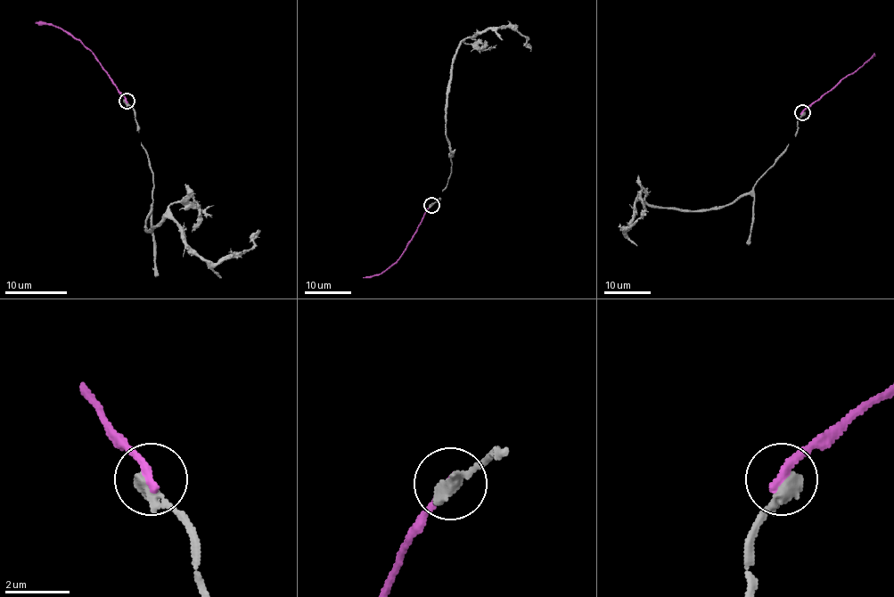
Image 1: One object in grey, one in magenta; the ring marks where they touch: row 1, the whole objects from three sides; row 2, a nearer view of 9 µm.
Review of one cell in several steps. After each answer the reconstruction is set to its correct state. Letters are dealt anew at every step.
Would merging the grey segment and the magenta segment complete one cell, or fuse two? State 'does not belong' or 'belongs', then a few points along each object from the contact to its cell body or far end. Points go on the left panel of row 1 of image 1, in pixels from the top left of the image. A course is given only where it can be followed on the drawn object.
does not belong; course grey (126, 101), (134, 110), (153, 184), (148, 232), (166, 217), (200, 257), (213, 262), (245, 251), (258, 232); course magenta (126, 101), (101, 63), (79, 40), (57, 26), (36, 21)

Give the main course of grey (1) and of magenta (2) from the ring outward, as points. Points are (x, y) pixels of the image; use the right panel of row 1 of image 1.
1: (802, 113), (796, 134), (784, 152), (749, 192), (729, 204), (696, 211), (639, 200), (625, 234), (648, 211)
2: (802, 113), (874, 53)

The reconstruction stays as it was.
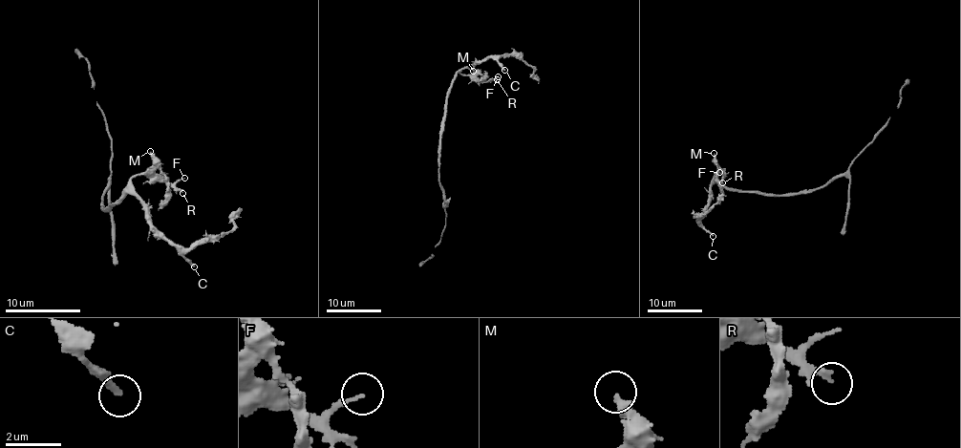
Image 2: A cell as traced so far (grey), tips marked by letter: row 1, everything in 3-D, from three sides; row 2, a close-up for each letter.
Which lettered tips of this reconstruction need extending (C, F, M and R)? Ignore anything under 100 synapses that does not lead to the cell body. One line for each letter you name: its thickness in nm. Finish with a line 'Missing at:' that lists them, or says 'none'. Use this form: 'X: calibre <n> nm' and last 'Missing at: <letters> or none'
C: calibre 240 nm
Missing at: C

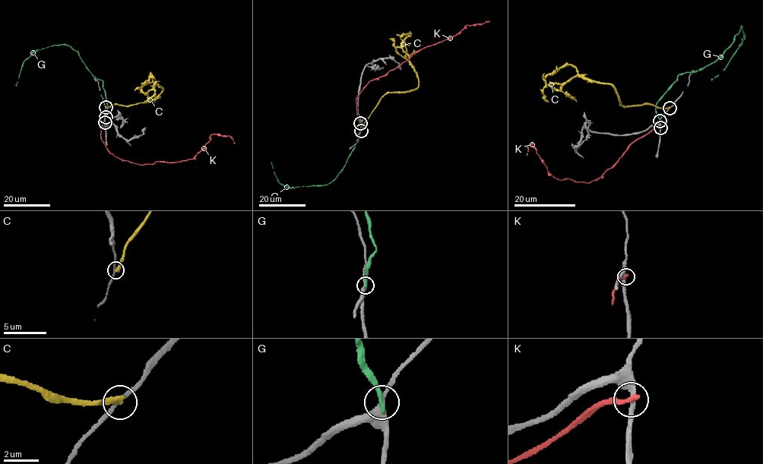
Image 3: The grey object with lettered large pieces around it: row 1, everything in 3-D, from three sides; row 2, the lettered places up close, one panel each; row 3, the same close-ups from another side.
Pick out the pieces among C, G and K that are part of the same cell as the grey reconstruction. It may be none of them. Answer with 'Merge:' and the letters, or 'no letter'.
Merge: no letter

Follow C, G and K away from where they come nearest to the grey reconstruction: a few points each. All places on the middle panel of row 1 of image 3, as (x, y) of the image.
C: (361, 130), (385, 95), (413, 90), (419, 86), (413, 66), (396, 51), (409, 33), (399, 36)
G: (361, 123), (364, 119), (353, 149), (346, 165), (330, 182), (324, 185), (288, 187), (278, 181), (271, 162)
K: (360, 123), (356, 98), (369, 81), (398, 67), (412, 54), (457, 35), (465, 26), (489, 20)

